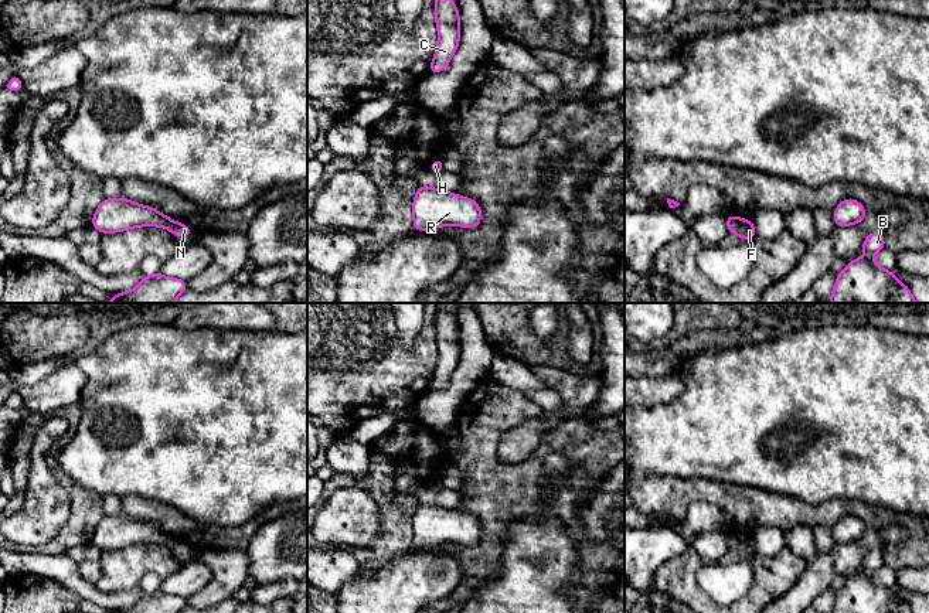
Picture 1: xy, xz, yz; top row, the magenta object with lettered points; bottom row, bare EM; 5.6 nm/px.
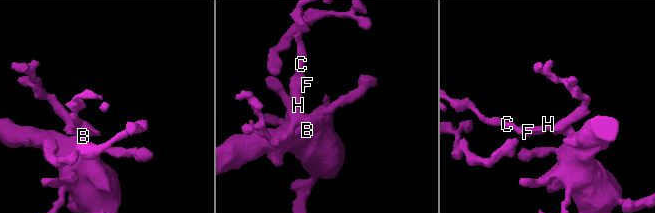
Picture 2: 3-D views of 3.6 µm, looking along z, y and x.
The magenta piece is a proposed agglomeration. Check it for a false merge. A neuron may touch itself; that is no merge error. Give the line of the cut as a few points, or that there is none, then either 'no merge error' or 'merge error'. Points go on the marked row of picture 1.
cut none; no merge error

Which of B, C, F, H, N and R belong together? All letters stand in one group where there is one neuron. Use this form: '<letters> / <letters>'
B C F H N R

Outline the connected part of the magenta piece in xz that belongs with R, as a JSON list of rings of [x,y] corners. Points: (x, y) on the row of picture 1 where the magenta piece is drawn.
[[[421,184],[414,197],[412,214],[415,231],[456,225],[474,229],[481,222],[481,207],[473,198]]]

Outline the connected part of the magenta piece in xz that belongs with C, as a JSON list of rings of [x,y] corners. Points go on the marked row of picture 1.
[[[435,0],[435,23],[438,25],[438,47],[428,72],[443,72],[460,40],[460,16],[453,0]]]

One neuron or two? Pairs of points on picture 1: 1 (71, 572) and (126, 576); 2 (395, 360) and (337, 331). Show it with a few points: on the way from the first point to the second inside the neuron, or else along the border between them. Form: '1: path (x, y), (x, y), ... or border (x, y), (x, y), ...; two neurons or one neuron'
1: border (92, 585), (105, 592), (126, 591); two neurons
2: path (381, 360), (367, 358), (351, 343); one neuron

